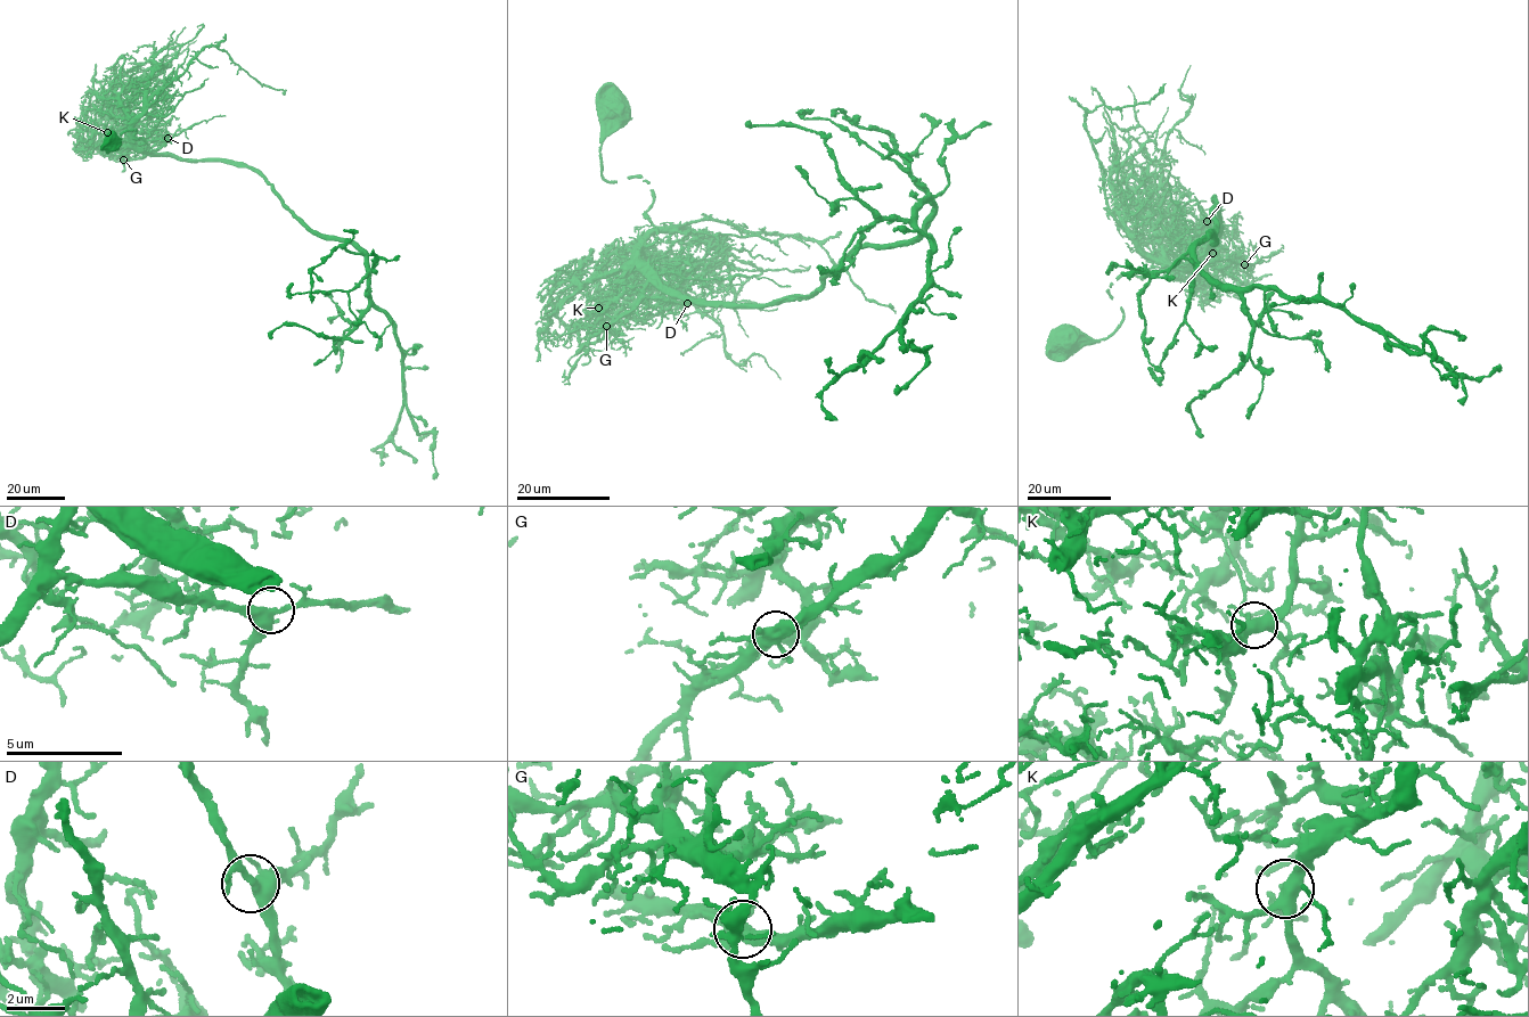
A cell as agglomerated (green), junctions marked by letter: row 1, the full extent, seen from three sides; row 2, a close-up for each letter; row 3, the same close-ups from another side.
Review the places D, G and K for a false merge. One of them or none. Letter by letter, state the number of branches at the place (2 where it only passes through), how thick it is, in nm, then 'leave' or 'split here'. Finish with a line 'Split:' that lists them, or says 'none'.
D: branches 4; calibre 420 nm; leave
G: branches 4; calibre 400 nm; leave
K: branches 4; calibre 400 nm; leave
Split: none

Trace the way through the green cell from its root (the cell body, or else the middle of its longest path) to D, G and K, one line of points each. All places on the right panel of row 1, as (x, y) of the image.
D: (1065, 337), (1073, 329), (1098, 339), (1113, 333), (1123, 314), (1108, 288), (1120, 277), (1212, 260), (1207, 221)
G: (1065, 337), (1073, 329), (1098, 339), (1113, 333), (1123, 314), (1108, 288), (1123, 276), (1229, 259), (1244, 264)
K: (1065, 337), (1113, 333), (1123, 314), (1108, 288), (1120, 277), (1192, 271), (1212, 253)

